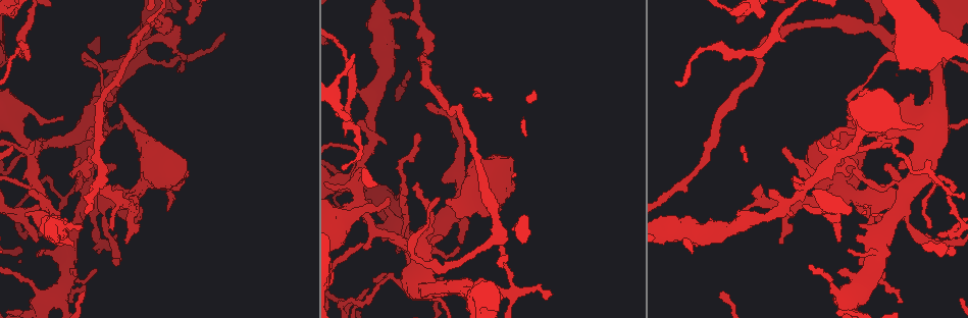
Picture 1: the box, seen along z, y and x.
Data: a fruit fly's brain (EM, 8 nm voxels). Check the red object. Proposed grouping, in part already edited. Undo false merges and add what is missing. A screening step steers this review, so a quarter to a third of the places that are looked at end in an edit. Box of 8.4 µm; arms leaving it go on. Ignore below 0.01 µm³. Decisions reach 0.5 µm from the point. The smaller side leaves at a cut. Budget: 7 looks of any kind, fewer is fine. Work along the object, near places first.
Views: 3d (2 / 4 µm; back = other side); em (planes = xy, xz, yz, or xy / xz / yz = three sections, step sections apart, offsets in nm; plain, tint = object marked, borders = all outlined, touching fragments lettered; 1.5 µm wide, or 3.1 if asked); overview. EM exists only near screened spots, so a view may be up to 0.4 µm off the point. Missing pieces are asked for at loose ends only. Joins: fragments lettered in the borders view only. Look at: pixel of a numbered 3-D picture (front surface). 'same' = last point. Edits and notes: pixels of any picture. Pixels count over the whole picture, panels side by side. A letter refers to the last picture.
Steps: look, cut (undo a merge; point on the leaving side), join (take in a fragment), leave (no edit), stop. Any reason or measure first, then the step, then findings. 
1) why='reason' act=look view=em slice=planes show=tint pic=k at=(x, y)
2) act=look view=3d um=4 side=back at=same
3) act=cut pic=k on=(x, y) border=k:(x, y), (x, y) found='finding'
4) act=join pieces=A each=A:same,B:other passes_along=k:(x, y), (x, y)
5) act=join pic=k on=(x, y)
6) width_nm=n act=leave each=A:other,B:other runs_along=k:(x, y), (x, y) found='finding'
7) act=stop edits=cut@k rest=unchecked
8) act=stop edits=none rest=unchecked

why='sharp bend' act=look view=em slice=planes show=borders pic=1 at=(357, 190)

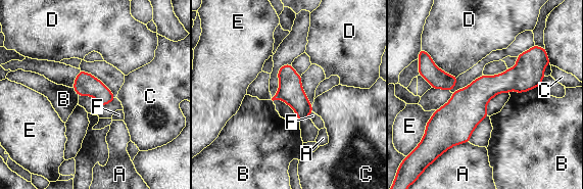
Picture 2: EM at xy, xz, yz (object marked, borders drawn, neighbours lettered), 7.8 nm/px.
act=cut pic=2 on=(530, 65) each=A:other,B:other,C:other,D:other,E:other,F:other border=2:(514, 67), (517, 74) found='a second cell is stuck on'

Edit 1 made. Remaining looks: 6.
why='tapers out' act=look view=em slice=planes show=plain pic=1 at=(114, 261)

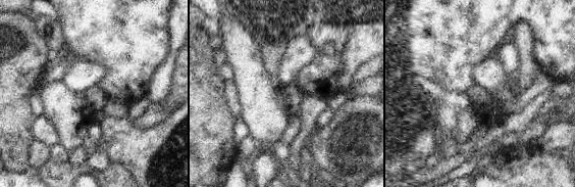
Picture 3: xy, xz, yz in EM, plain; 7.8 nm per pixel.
act=look view=em slice=planes show=borders at=same

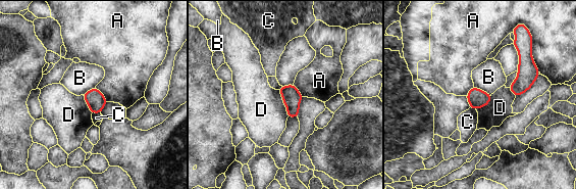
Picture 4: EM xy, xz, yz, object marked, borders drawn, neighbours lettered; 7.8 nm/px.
act=leave each=A:other,B:other,C:other,D:other border=4:(278, 90), (288, 116) found='none of them fits'

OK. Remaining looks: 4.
why='four-way junction' act=look view=em slice=planes show=plain pic=1 at=(929, 181)

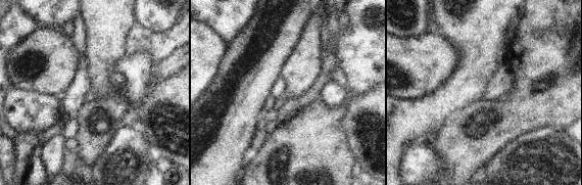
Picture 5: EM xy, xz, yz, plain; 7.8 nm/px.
why='where the object lies' act=look view=em slice=planes show=tint at=same

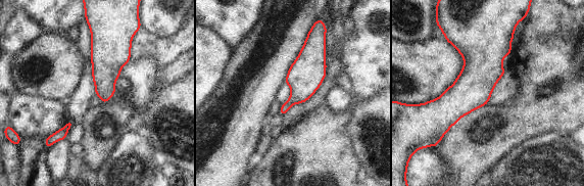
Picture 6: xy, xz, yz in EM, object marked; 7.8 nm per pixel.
why='what lies round it' act=look view=em slice=planes show=borders at=same

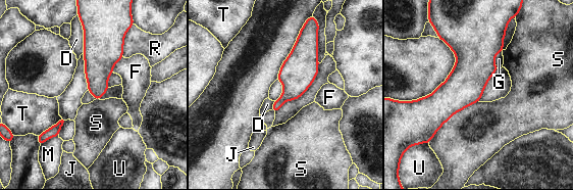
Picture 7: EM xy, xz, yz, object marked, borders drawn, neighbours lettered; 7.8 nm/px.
act=leave each=D:other,F:other,G:other,J:other,M:other,R:other,S:other,T:other,U:other runs_along=7:(500, 39), (434, 105), (421, 105) found='all the same cell'

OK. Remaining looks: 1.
act=stop edits=cut@2 rest=unchecked

